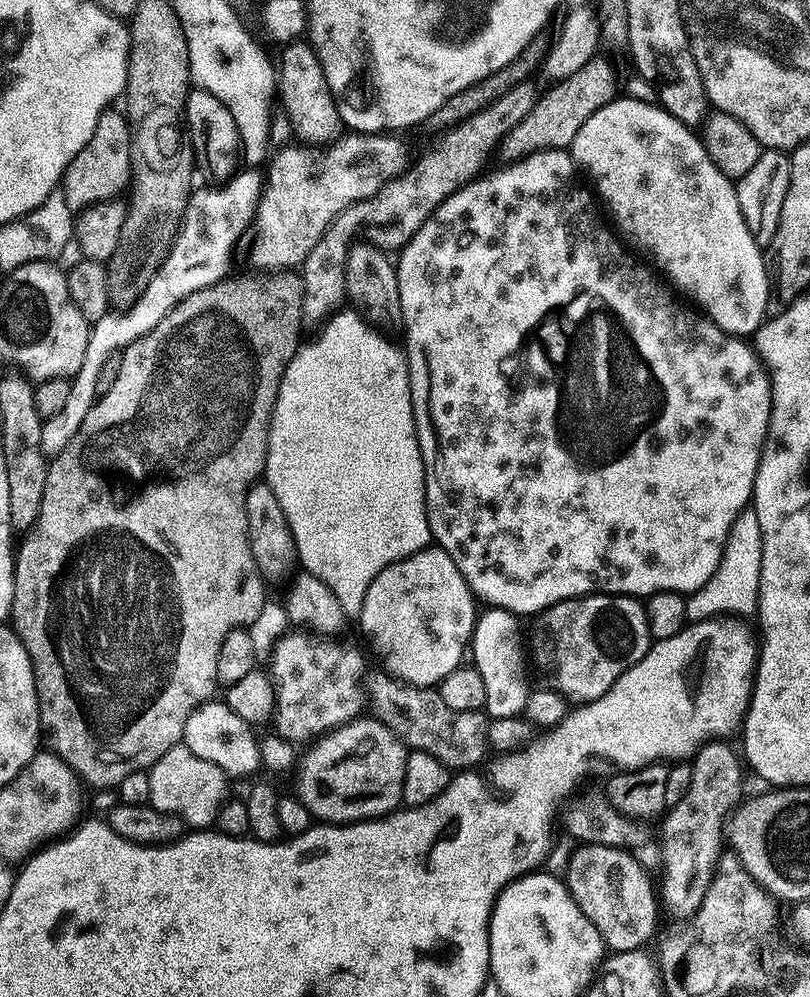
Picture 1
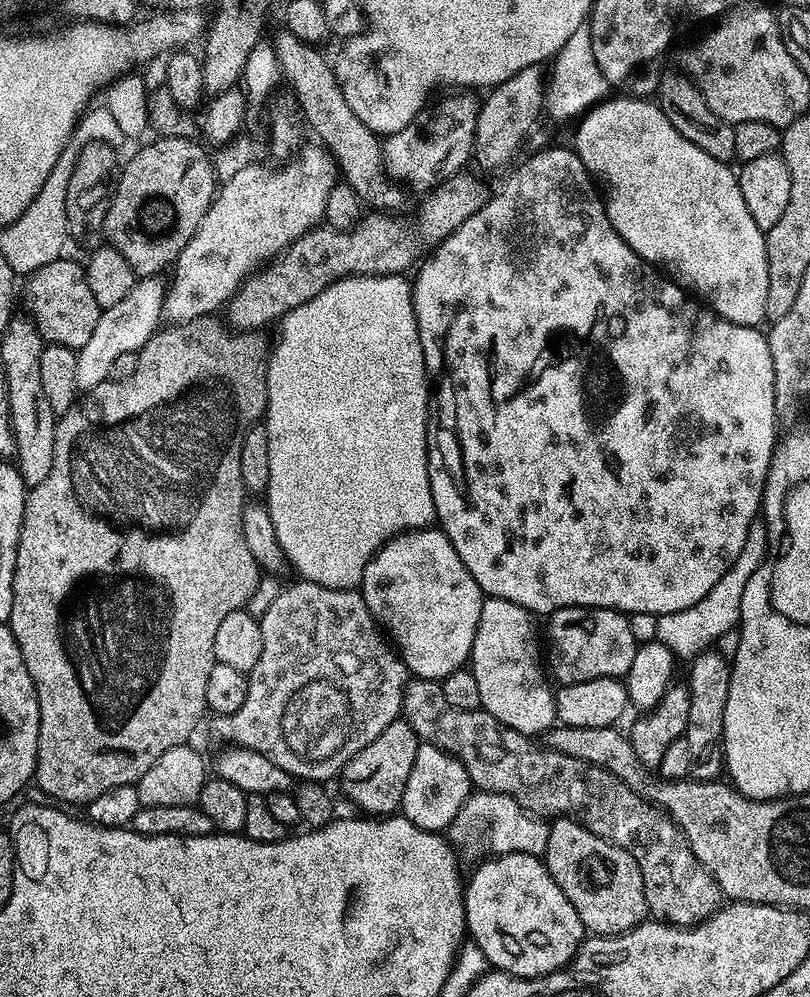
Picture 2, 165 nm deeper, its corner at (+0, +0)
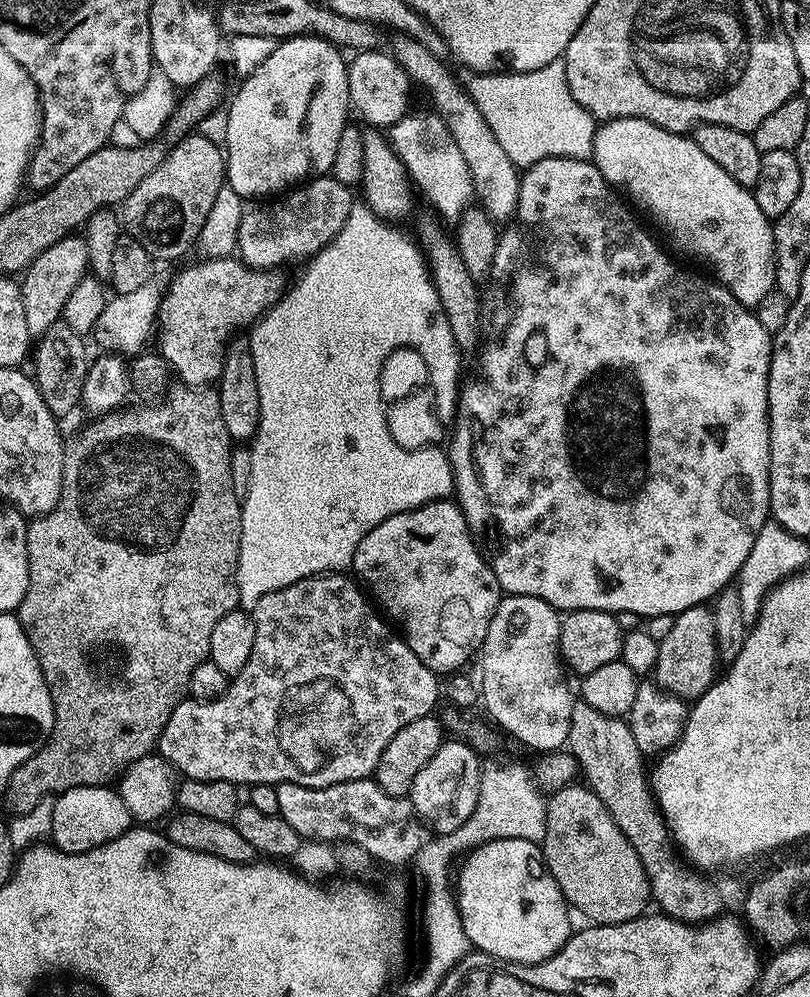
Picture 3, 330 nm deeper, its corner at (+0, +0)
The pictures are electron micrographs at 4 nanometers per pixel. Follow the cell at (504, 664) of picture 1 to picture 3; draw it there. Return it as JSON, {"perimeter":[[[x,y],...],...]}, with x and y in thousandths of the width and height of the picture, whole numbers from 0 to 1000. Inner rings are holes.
{"perimeter":[[[623,597],[610,612],[610,620],[605,620],[598,647],[590,655],[590,689],[596,709],[602,709],[604,716],[609,718],[606,721],[614,727],[617,725],[635,741],[643,742],[652,750],[663,750],[667,756],[695,751],[704,732],[709,694],[701,691],[701,682],[696,679],[699,670],[691,657],[693,621],[693,615],[669,600]]]}

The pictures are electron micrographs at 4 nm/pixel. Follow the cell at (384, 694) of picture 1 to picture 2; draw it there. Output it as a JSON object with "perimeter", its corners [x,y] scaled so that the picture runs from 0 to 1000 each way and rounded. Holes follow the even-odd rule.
{"perimeter":[[[505,681],[499,689],[498,721],[511,732],[511,736],[525,746],[535,746],[553,754],[570,764],[578,781],[581,782],[584,791],[595,794],[614,794],[635,800],[648,814],[663,820],[705,820],[727,830],[733,837],[757,845],[767,844],[768,828],[773,828],[774,835],[780,839],[788,839],[798,832],[805,832],[810,843],[805,852],[779,852],[780,859],[789,863],[795,892],[798,893],[798,905],[804,918],[809,922],[819,923],[836,929],[853,929],[868,927],[874,920],[889,914],[891,910],[891,896],[886,885],[862,865],[862,861],[852,853],[849,842],[840,829],[820,816],[812,821],[816,810],[804,802],[795,802],[783,792],[778,792],[762,778],[740,770],[732,766],[719,764],[714,760],[704,760],[699,756],[679,754],[670,748],[652,750],[653,743],[640,732],[627,730],[615,720],[605,715],[586,710],[585,712],[565,712],[551,704],[546,696],[546,688],[536,682]]]}

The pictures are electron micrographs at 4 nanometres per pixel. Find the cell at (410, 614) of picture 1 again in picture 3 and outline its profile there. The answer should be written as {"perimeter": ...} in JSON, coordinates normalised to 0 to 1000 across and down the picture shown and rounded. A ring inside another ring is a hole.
{"perimeter":[[[557,501],[537,502],[520,510],[470,522],[457,536],[452,536],[452,540],[447,540],[432,570],[462,602],[464,597],[463,605],[480,619],[494,617],[498,642],[511,656],[516,656],[519,663],[540,676],[567,675],[572,671],[568,669],[591,655],[605,620],[610,620],[610,612],[620,601],[620,591],[610,572],[583,541],[568,507]]]}

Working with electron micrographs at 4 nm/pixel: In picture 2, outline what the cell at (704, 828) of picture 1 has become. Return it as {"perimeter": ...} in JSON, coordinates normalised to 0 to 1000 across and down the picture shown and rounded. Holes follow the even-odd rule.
{"perimeter":[[[875,652],[864,654],[853,659],[854,671],[849,674],[847,689],[853,697],[852,720],[849,730],[844,733],[843,742],[852,748],[852,764],[856,782],[884,782],[895,773],[894,768],[894,713],[896,712],[896,700],[901,696],[901,680],[904,668],[900,659],[891,655]]]}

